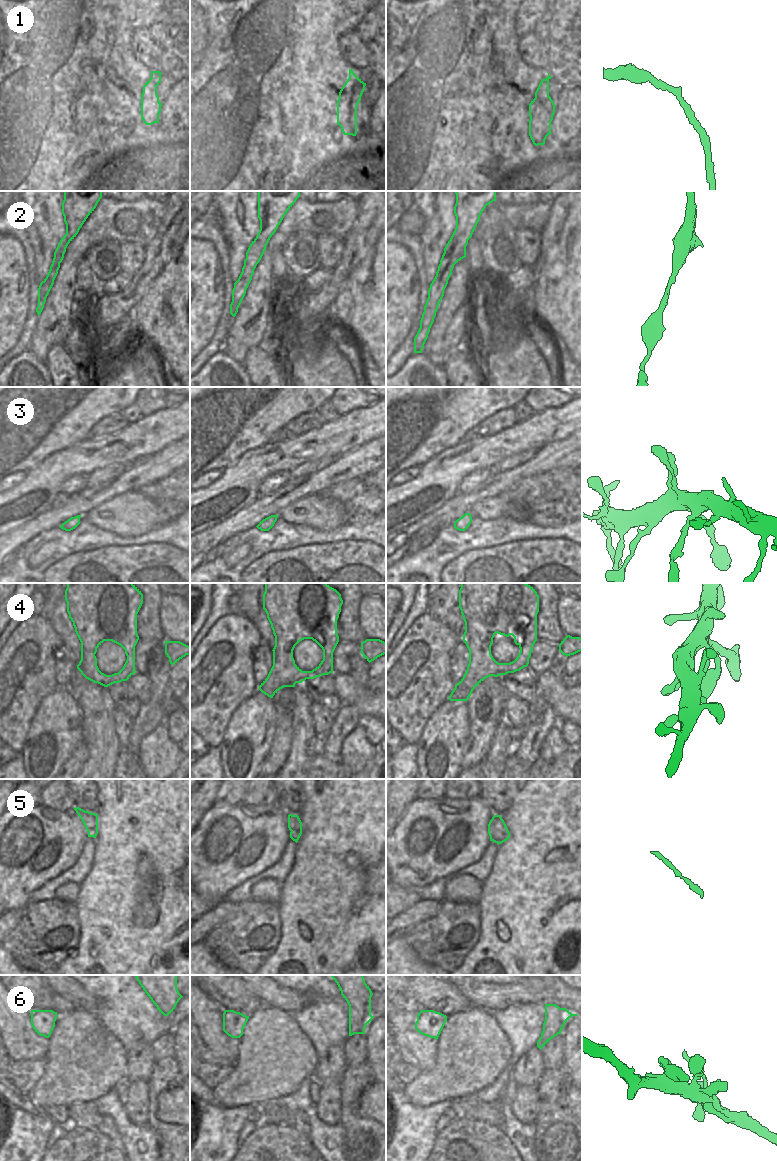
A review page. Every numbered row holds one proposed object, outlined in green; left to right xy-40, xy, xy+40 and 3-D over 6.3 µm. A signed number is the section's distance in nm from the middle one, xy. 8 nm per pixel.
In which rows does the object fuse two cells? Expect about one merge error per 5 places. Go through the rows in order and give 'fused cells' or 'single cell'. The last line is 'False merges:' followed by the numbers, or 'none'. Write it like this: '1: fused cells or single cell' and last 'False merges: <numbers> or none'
1: single cell
2: single cell
3: single cell
4: single cell
5: single cell
6: single cell
False merges: none

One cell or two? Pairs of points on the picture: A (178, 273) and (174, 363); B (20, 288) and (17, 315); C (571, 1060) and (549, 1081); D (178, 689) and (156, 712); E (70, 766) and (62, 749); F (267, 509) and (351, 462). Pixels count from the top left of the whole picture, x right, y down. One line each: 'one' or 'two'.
A: one
B: one
C: two
D: two
E: two
F: one

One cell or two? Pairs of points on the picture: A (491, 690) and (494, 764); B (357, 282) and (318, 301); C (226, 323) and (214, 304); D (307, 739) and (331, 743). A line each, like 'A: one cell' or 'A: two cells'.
A: two cells
B: two cells
C: two cells
D: two cells

